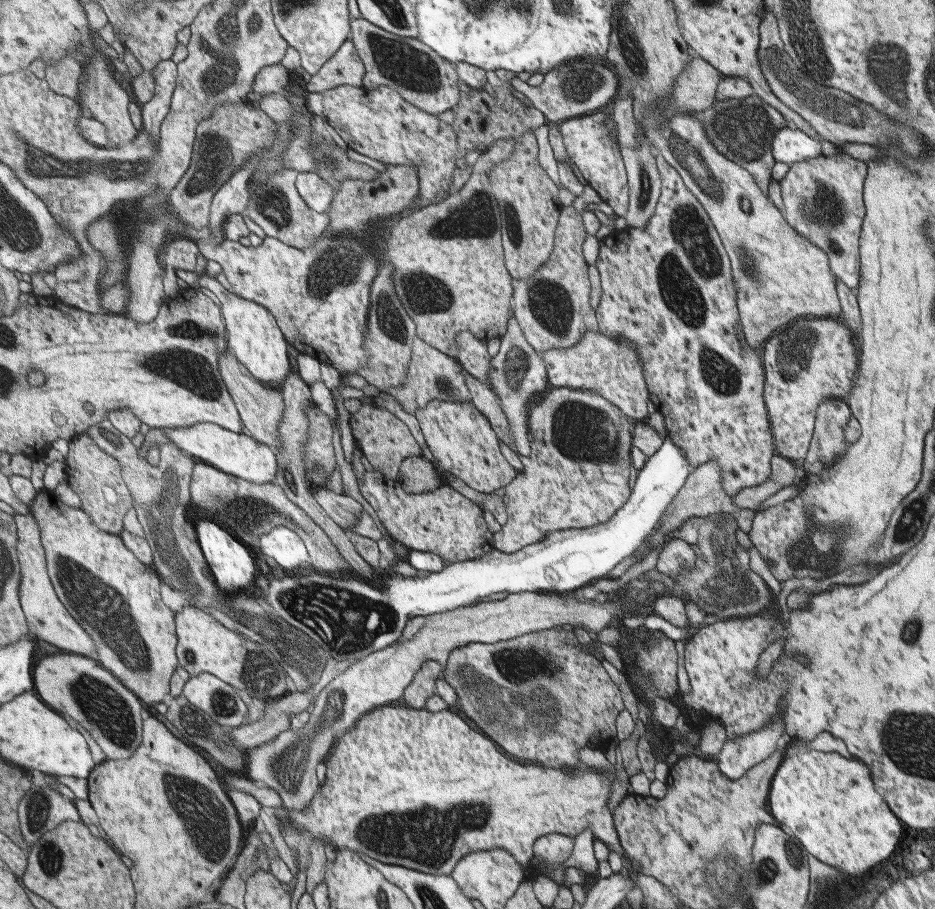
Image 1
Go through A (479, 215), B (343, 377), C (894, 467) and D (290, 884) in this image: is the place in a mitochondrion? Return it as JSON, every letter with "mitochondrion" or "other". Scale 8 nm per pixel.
{"A":"mitochondrion","B":"other","C":"mitochondrion","D":"other"}

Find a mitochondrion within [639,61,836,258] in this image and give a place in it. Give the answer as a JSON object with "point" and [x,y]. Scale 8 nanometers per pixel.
{"point":[743,127]}

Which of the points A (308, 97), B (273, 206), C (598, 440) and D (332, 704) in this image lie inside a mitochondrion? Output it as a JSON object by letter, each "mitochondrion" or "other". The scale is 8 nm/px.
{"A":"other","B":"mitochondrion","C":"mitochondrion","D":"mitochondrion"}

